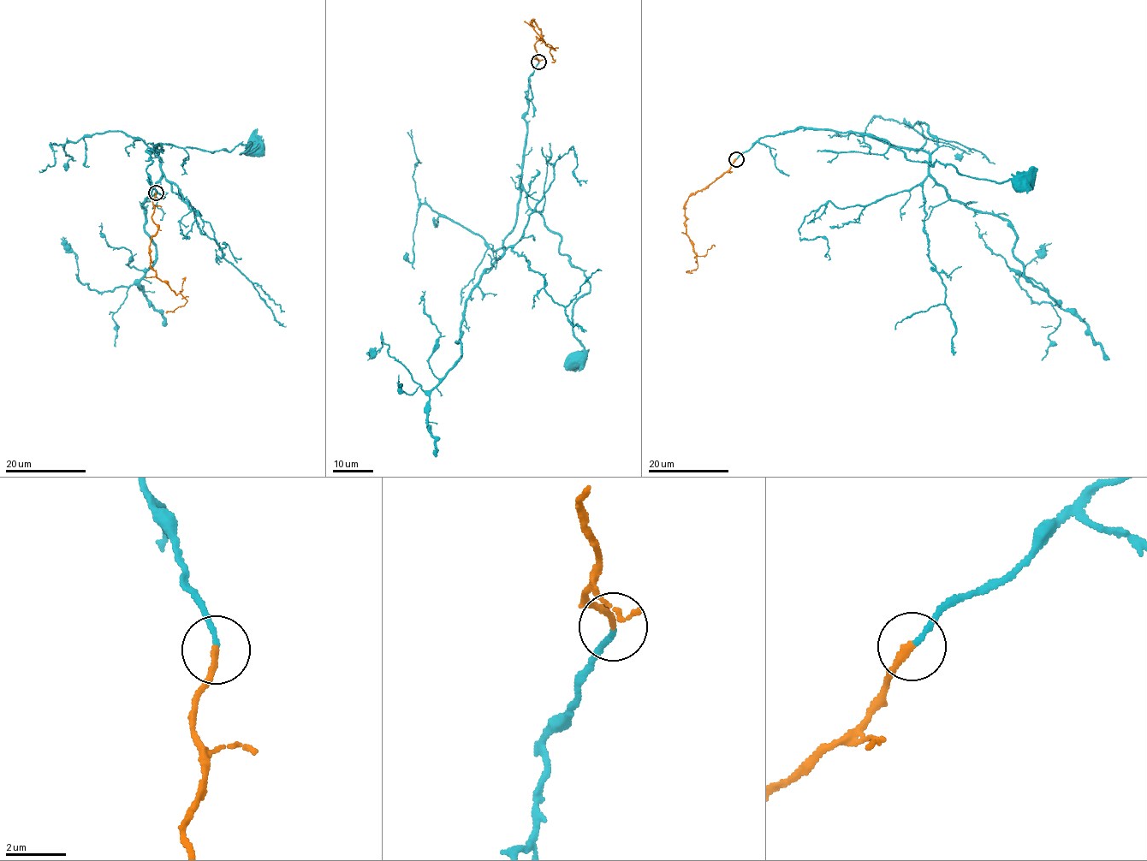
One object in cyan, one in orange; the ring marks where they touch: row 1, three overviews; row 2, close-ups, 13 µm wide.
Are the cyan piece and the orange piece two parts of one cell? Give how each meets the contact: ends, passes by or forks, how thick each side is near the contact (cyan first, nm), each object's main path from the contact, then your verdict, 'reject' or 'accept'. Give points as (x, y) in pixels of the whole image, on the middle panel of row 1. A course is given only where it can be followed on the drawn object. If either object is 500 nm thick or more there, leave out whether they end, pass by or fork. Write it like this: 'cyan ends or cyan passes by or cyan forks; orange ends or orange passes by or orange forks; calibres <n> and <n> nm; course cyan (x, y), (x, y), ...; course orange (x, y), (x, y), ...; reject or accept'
cyan ends; orange ends; calibres 150 and 200 nm; course cyan (538, 62), (522, 187), (591, 285), (573, 305), (577, 359); course orange (538, 62), (534, 44), (541, 31), (533, 20), (530, 23), (555, 50), (536, 36); accept

